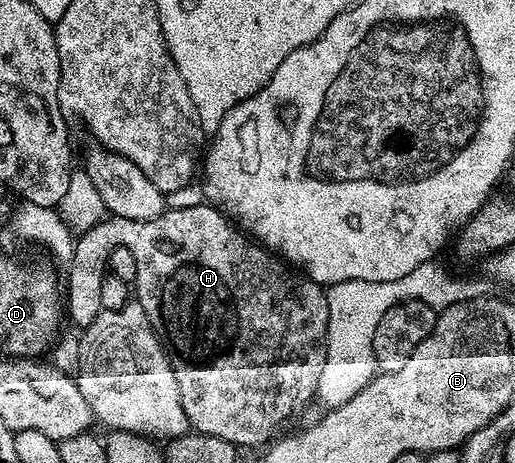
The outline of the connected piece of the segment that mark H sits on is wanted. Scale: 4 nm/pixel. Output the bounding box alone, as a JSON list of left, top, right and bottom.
[64,203,327,447]

